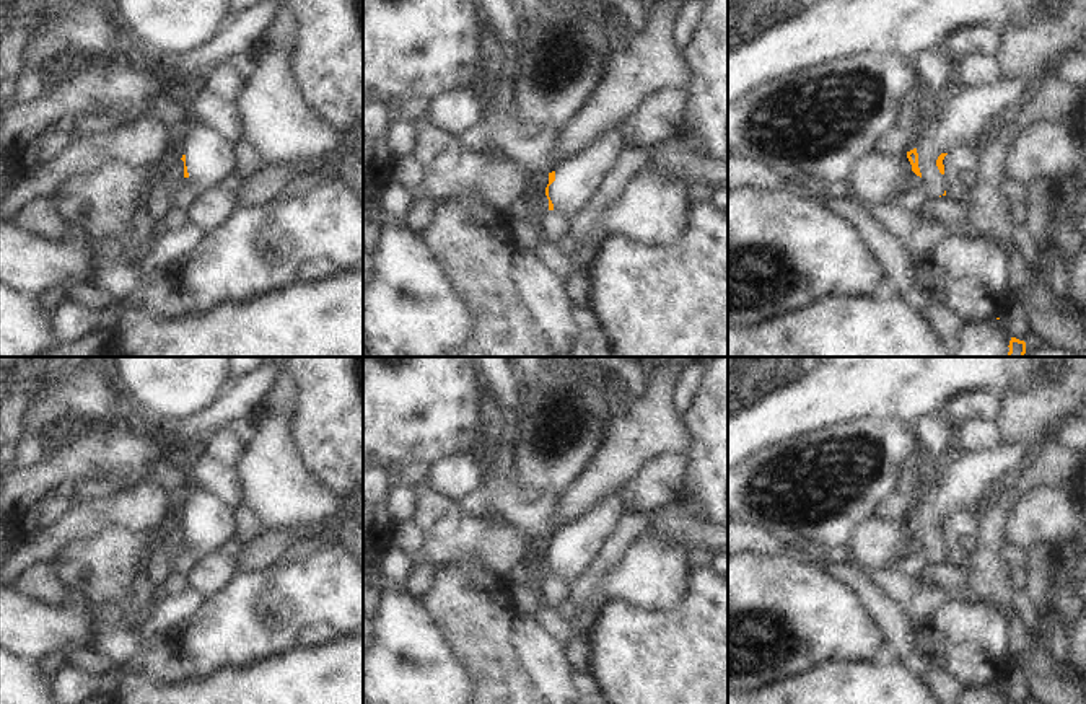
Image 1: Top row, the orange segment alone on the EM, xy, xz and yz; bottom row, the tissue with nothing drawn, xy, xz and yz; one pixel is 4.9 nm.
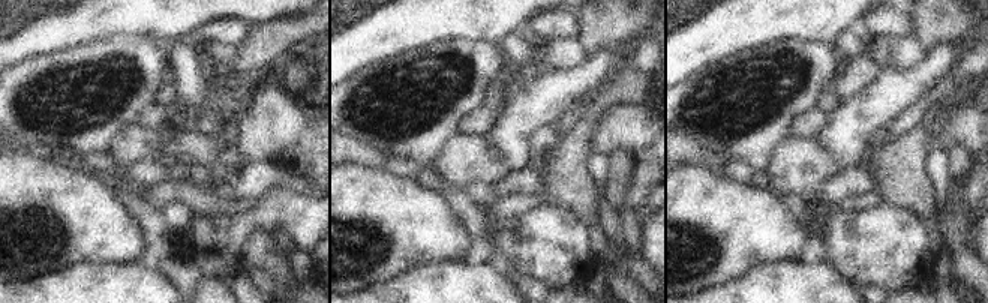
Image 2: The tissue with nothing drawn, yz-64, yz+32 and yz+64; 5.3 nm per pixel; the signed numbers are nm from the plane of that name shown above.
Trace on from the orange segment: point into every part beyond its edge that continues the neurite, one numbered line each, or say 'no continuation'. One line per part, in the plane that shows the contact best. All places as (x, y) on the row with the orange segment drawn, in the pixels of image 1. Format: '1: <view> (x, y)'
1: xz (577, 180)

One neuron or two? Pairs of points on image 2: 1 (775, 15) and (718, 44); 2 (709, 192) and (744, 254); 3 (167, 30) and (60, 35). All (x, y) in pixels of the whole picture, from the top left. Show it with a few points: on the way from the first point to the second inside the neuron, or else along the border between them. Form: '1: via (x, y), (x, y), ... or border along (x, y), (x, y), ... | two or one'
1: via (762, 15), (748, 18), (732, 30) | one
2: via (709, 207), (709, 219), (729, 239) | one
3: via (140, 18), (90, 18), (87, 21) | one

